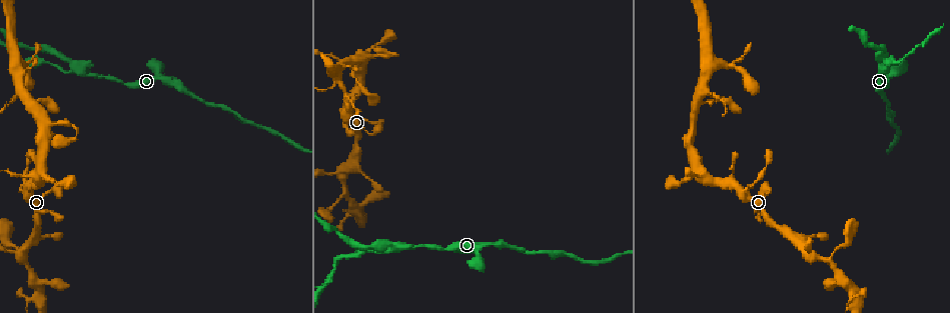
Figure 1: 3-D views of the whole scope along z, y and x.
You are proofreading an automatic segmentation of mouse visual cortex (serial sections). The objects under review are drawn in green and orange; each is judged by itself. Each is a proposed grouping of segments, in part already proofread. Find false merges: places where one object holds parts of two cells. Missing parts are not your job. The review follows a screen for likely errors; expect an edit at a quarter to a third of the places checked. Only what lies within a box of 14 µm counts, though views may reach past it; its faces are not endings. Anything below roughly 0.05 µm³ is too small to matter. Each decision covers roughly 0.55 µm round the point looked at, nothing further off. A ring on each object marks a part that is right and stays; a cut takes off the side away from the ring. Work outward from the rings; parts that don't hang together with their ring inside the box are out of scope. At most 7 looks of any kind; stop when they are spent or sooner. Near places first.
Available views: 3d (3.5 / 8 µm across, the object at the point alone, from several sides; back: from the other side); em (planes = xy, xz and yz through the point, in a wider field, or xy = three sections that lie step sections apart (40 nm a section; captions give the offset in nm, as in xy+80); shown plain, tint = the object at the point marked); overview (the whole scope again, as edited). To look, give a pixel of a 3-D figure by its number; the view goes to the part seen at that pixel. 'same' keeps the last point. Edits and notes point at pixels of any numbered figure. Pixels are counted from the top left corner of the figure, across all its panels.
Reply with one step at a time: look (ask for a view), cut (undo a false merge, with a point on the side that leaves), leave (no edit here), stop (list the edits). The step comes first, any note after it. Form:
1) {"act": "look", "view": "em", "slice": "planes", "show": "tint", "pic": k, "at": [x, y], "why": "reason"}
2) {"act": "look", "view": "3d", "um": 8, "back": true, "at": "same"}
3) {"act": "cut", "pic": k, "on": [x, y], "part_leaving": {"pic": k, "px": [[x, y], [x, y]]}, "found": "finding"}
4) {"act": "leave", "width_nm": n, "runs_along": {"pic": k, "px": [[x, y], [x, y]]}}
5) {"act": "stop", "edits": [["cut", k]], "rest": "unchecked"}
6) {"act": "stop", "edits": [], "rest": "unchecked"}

{"act": "look", "view": "3d", "um": 3.5, "pic": 1, "at": [399, 248], "why": "side arm on a straight run"}

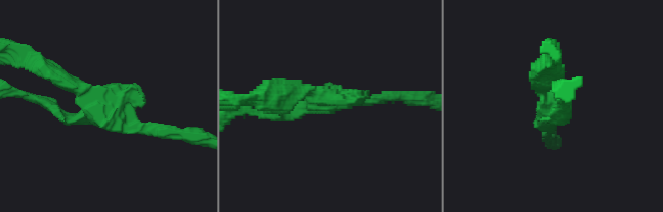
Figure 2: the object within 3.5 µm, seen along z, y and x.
{"act": "look", "view": "em", "slice": "xy", "step": 1, "show": "tint", "pic": 2, "at": [324, 99]}

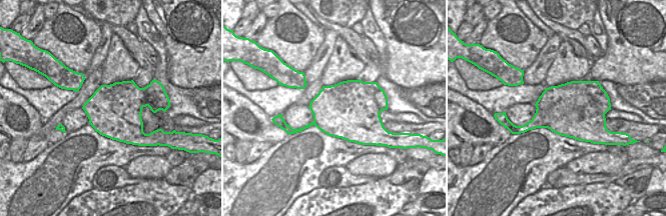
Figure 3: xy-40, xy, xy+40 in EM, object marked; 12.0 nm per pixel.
{"act": "cut", "pic": 2, "on": [567, 110], "found": "a second cell is stuck on"}

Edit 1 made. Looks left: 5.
{"act": "look", "view": "overview", "why": "see it whole again"}

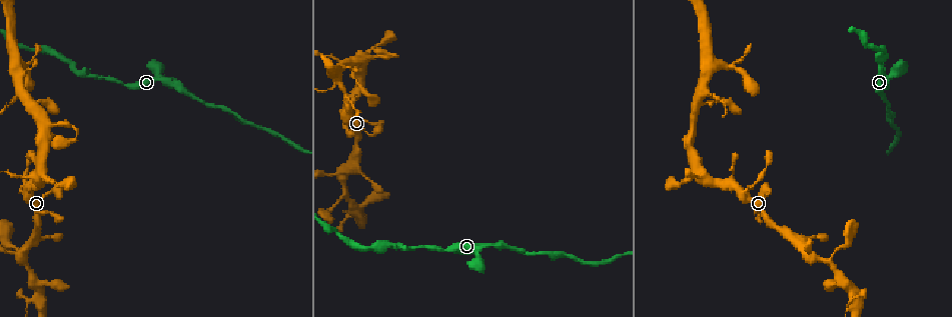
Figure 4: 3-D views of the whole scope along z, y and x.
{"act": "look", "view": "3d", "um": 3.5, "pic": 4, "at": [28, 301]}

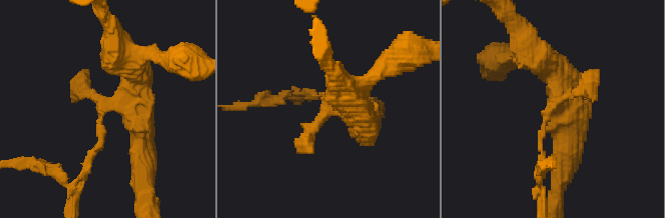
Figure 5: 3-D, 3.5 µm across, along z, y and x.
{"act": "look", "view": "em", "slice": "xy", "step": 2, "show": "tint", "pic": 5, "at": [326, 106]}

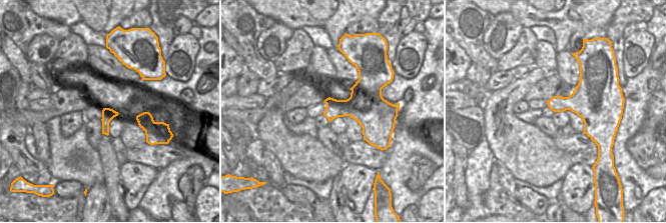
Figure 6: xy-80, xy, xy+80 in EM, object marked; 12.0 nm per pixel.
{"act": "look", "view": "em", "slice": "xy", "step": 3, "show": "tint", "at": "same"}

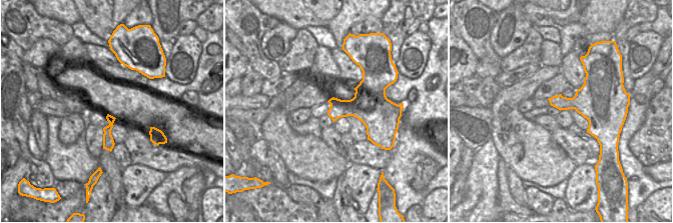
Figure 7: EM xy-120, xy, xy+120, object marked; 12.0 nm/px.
{"act": "cut", "pic": 5, "on": [99, 146], "width_nm": 240, "part_leaving": {"pic": 5, "px": [[101, 115], [101, 140], [92, 149]]}, "found": "a second cell is stuck on"}

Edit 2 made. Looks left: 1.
{"act": "stop", "edits": [["cut", 2], ["cut", 5]], "rest": "unchecked"}

